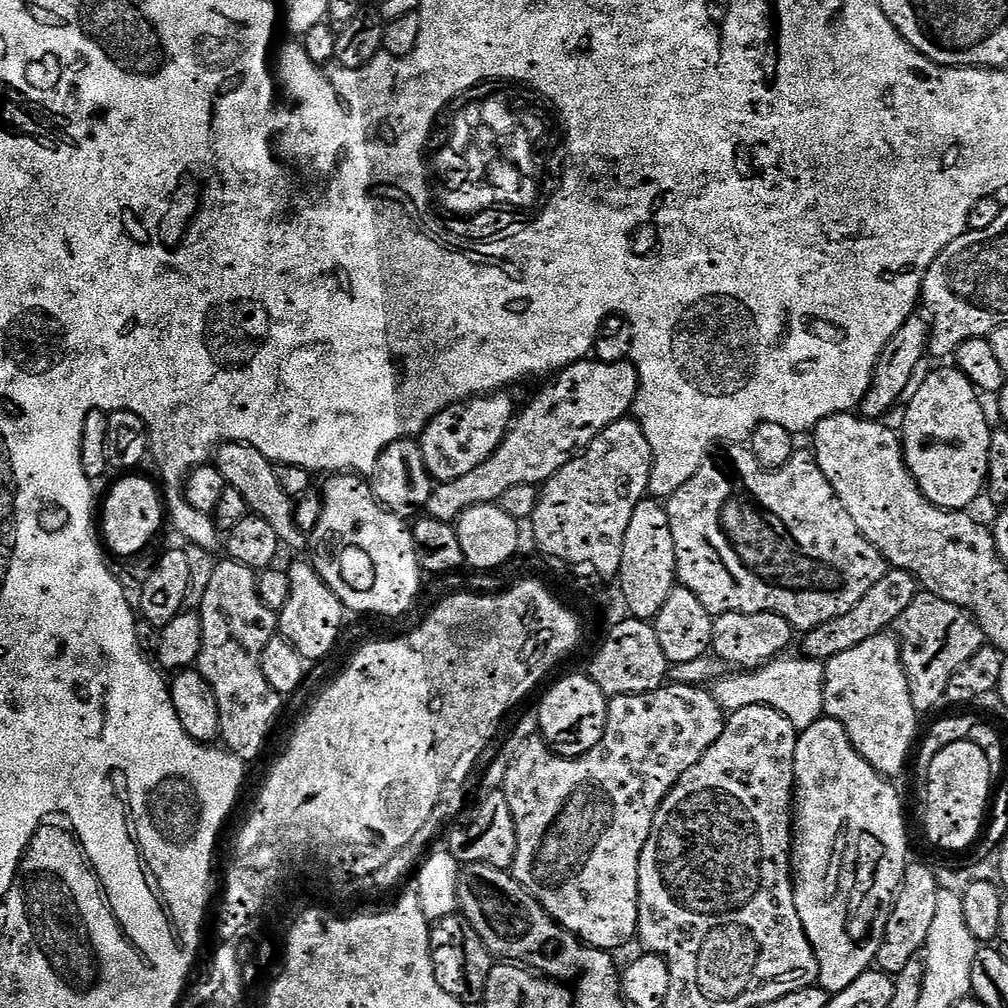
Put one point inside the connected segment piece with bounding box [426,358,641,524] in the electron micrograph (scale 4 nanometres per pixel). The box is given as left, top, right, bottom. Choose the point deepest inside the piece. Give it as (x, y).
(587, 397)

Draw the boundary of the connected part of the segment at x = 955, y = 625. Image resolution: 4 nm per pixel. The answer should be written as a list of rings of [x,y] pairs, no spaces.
[[[927,594],[916,595],[914,602],[902,610],[894,632],[900,641],[900,658],[910,686],[910,698],[920,714],[942,704],[950,678],[986,644],[984,631],[965,608]]]

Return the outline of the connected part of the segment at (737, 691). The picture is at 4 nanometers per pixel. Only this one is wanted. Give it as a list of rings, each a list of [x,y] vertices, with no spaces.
[[[777,658],[762,668],[745,671],[743,674],[725,675],[715,681],[714,695],[725,713],[731,714],[742,710],[746,706],[766,706],[778,710],[798,730],[811,726],[815,720],[824,716],[824,664],[818,660],[799,658],[800,660],[788,660],[789,658]]]

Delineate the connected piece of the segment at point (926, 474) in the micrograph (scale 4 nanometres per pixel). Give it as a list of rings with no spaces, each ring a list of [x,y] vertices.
[[[954,366],[948,368],[940,368],[937,372],[932,372],[924,381],[921,379],[915,385],[914,391],[911,393],[912,401],[908,404],[908,409],[904,412],[904,432],[902,428],[902,443],[904,446],[904,461],[908,463],[908,468],[912,471],[912,477],[918,482],[920,492],[934,506],[946,508],[949,510],[968,510],[971,509],[971,504],[979,498],[980,492],[985,491],[986,481],[988,478],[988,459],[990,458],[990,450],[992,449],[992,434],[994,431],[993,425],[988,425],[988,416],[984,413],[984,408],[980,405],[982,400],[981,393],[977,392],[976,388],[970,383],[967,378],[959,372]]]

